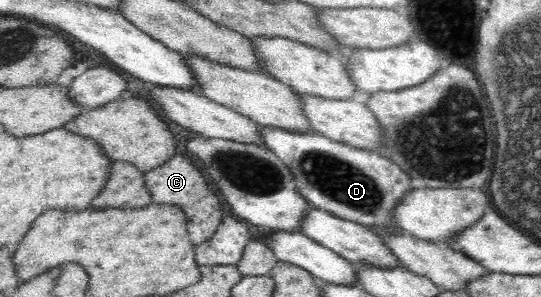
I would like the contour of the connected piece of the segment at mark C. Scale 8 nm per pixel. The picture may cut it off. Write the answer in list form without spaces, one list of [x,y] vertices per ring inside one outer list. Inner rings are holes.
[[[177,153],[161,166],[145,172],[145,187],[151,193],[151,203],[174,204],[183,209],[193,246],[211,239],[225,217],[219,196],[207,187],[203,174],[193,165],[191,159],[184,155]]]

